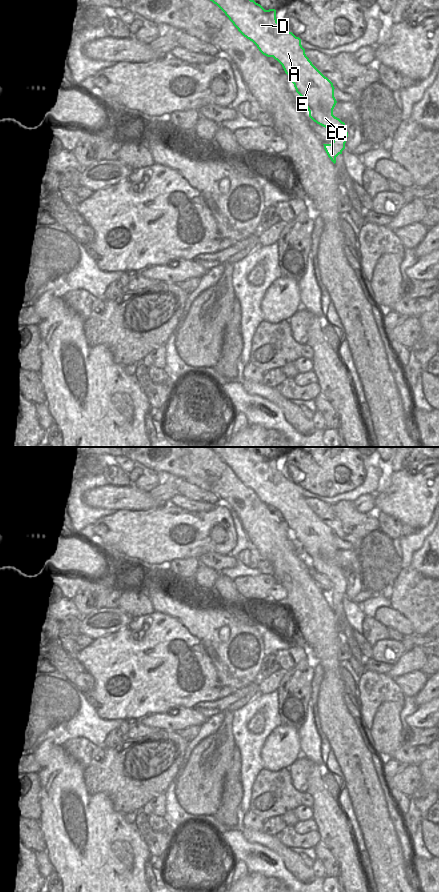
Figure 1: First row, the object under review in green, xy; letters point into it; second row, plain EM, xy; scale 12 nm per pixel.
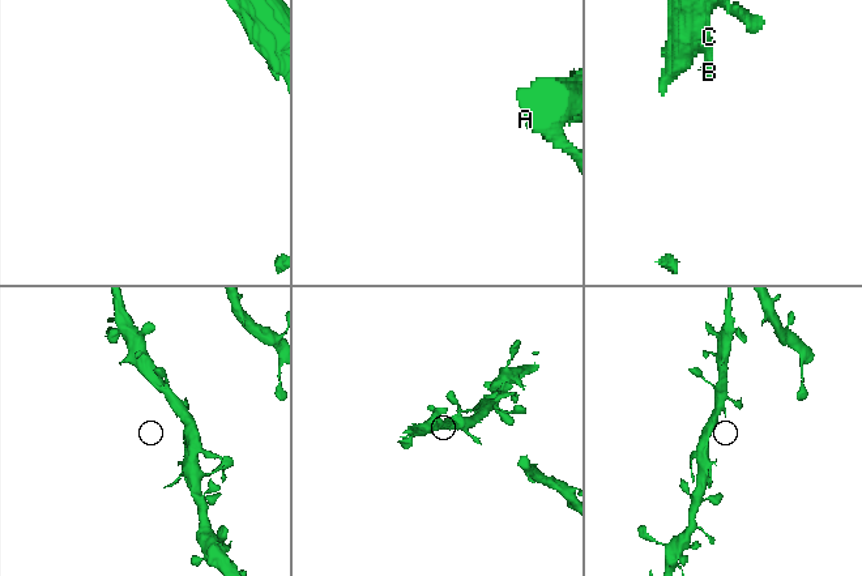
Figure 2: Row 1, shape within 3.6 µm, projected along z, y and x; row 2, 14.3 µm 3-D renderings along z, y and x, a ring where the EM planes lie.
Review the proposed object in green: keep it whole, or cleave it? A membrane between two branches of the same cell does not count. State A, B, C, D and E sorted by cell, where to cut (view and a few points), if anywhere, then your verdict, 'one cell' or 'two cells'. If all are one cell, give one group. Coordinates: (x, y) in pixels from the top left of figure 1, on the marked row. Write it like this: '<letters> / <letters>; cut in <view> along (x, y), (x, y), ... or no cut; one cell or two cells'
A B C D E; no cut; one cell

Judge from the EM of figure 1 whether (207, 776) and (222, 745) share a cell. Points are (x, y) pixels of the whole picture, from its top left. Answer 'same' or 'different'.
same

